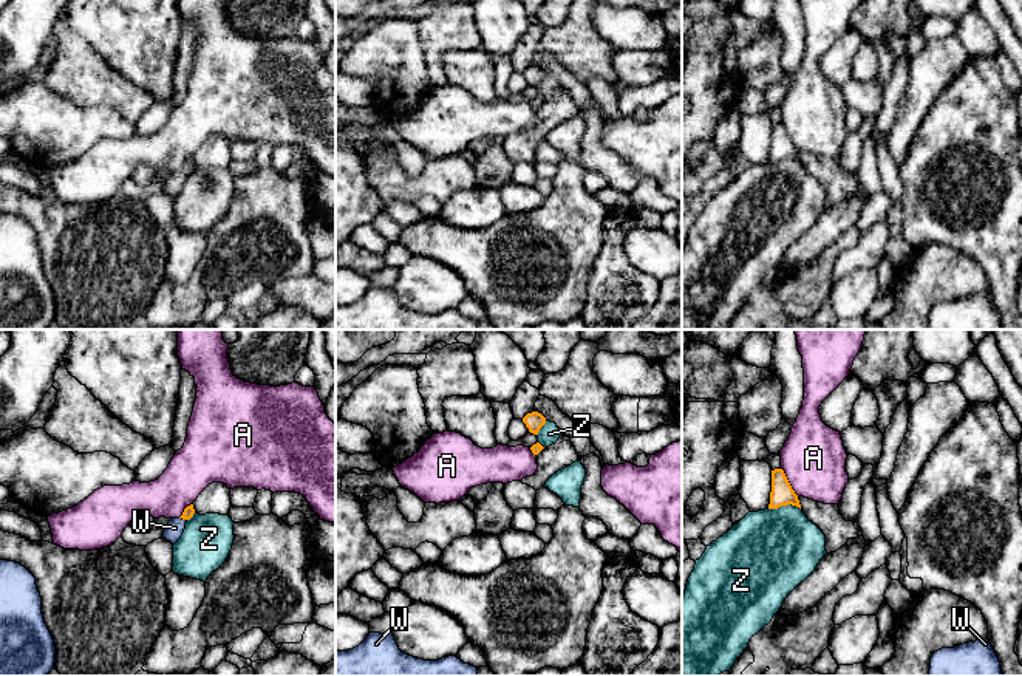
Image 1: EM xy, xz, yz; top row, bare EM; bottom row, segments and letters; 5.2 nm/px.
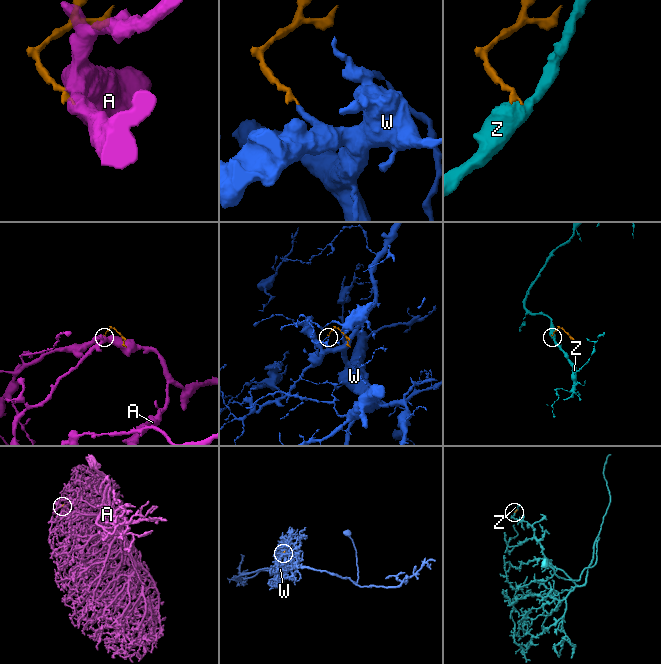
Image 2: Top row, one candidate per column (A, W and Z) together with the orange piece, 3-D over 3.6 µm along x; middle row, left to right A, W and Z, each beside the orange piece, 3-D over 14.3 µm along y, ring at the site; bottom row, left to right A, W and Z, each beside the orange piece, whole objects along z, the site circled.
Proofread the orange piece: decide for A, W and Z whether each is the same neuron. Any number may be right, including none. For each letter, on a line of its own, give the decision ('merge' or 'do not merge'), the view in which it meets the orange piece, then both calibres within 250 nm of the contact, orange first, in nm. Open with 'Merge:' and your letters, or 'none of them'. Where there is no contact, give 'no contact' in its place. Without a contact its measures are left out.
Merge: W
A: do not merge; meets orange in yz; 120 nm thick on the orange side, 340 nm on the other
W: merge; meets orange in xy; 60 nm thick on the orange side, 90 nm on the other
Z: do not merge; meets orange in yz; 120 nm thick on the orange side, 440 nm on the other

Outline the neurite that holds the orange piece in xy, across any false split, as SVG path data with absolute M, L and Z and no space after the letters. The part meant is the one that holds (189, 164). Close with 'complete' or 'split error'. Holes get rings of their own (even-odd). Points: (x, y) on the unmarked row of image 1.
M193 158L187 159L179 172L172 172L169 175L169 178L164 183L162 192L175 198L181 192L186 183L186 176L193 170L193 167Z; split error

